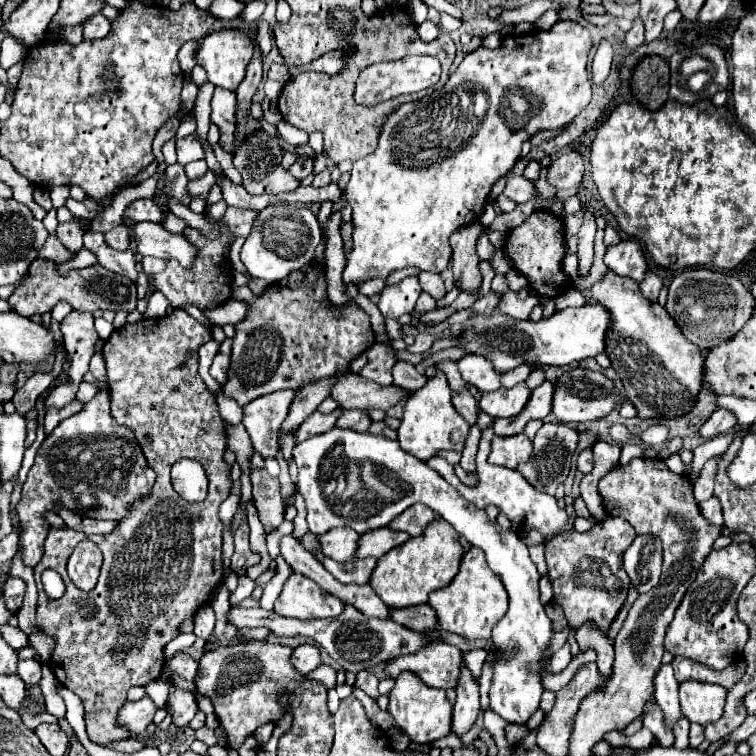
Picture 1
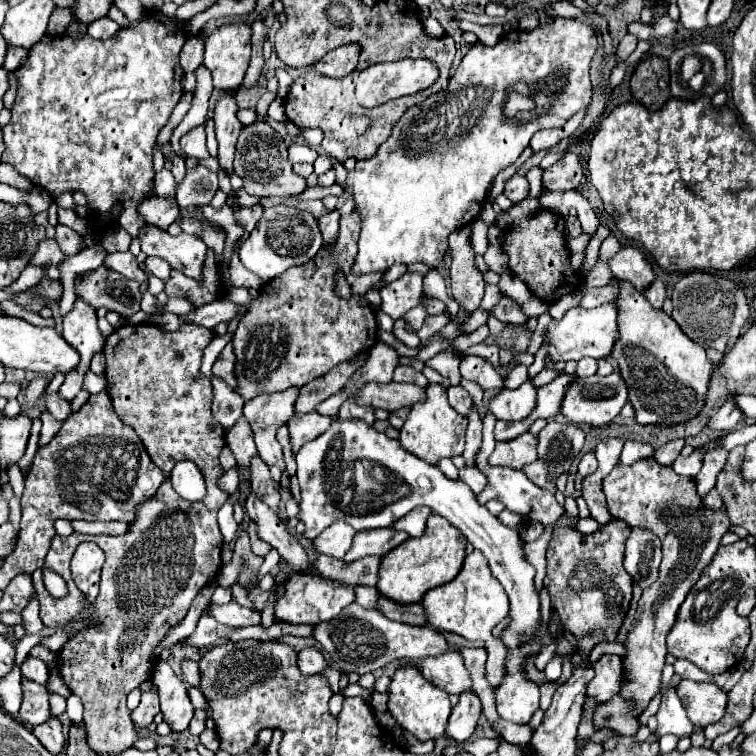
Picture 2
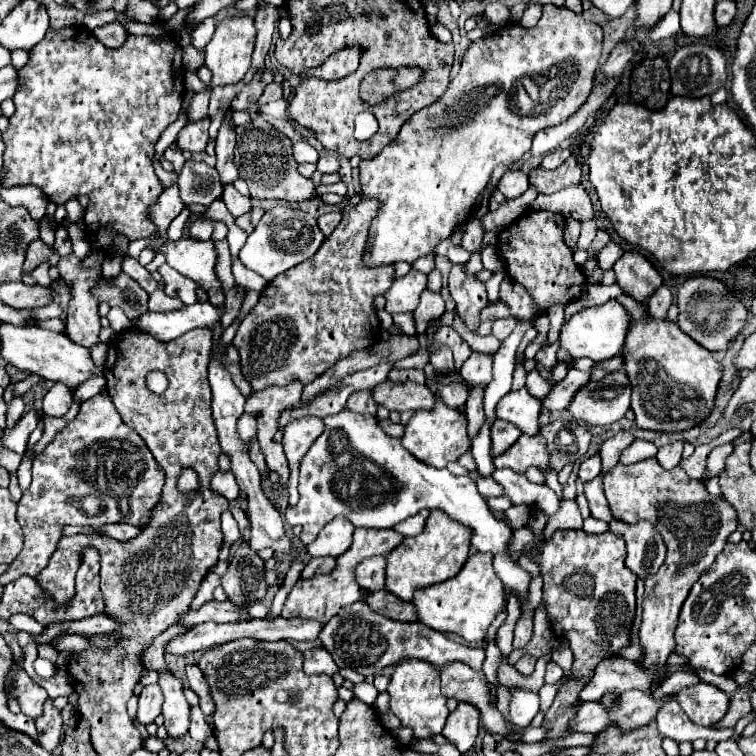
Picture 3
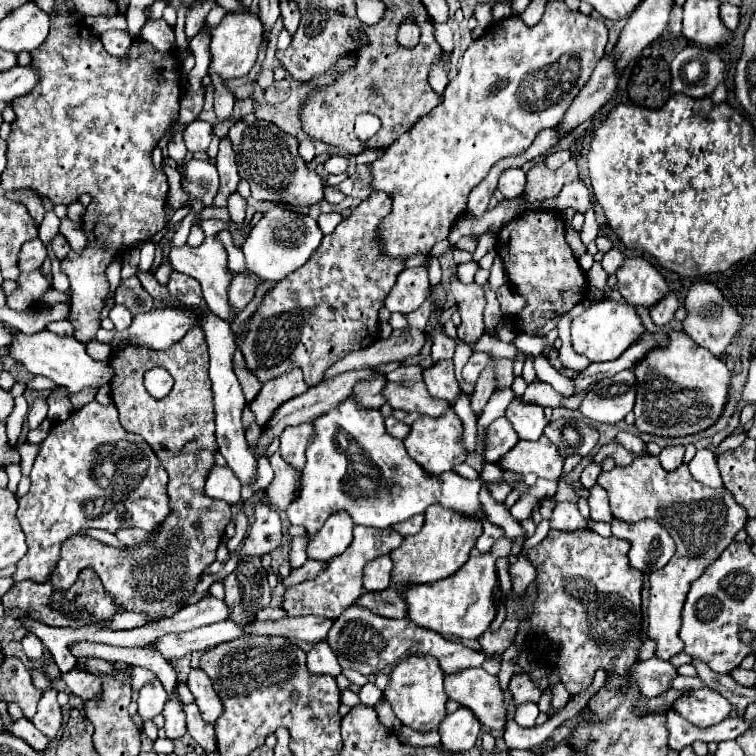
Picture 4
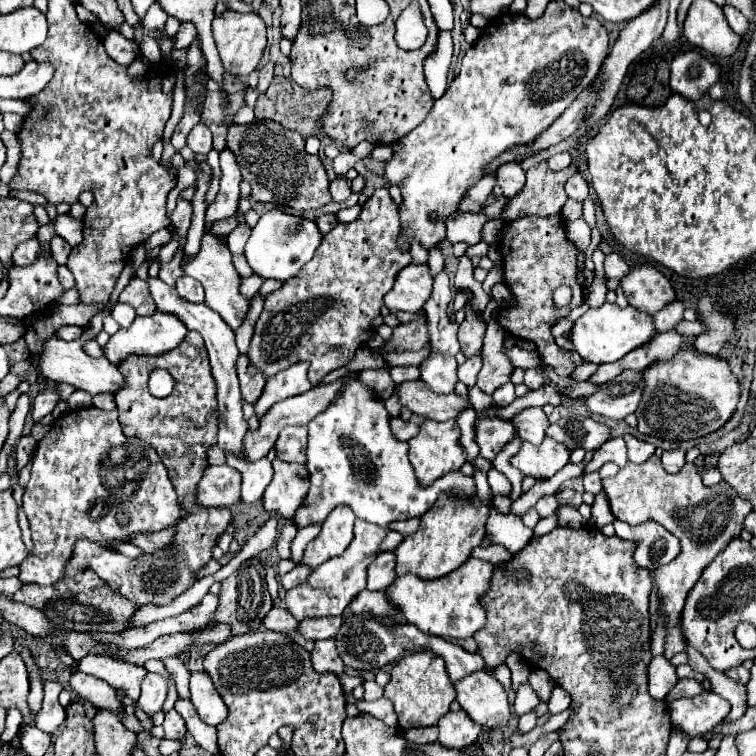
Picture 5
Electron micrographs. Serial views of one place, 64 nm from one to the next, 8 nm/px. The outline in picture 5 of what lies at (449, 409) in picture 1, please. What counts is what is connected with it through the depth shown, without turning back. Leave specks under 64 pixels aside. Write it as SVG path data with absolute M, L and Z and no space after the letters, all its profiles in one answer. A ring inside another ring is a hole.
M424 420L420 424L420 432L412 440L408 440L408 446L410 446L410 462L422 486L432 484L436 478L452 470L460 470L460 466L466 462L466 450L460 446L458 440L460 440L460 428L456 420L444 420L444 422Z

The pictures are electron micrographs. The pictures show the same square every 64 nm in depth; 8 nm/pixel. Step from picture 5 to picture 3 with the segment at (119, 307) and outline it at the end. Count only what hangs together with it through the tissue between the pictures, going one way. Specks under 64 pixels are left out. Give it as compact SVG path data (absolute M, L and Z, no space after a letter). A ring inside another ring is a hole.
M110 308L110 312L108 312L108 320L114 332L120 332L120 330L130 328L130 320L124 316L124 312L122 312L120 308Z

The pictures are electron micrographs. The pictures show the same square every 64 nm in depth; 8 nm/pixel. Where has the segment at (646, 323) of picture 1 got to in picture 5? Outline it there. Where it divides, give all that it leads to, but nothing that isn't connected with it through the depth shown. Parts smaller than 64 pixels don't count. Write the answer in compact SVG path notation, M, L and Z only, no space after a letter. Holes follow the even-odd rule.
M684 346L672 360L658 360L644 372L644 396L640 398L640 408L634 412L638 418L638 430L648 436L660 436L664 440L692 440L708 432L718 430L736 410L740 386L732 374L728 362L718 356L704 356L696 352L694 346Z

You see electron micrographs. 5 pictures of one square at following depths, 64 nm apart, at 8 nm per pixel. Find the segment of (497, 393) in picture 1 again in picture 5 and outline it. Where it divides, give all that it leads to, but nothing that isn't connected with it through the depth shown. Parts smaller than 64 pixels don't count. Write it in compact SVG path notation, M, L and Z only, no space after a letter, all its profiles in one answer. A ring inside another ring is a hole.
M524 408L518 414L514 414L512 424L518 432L518 436L530 444L540 444L546 428L550 426L546 414L542 408Z

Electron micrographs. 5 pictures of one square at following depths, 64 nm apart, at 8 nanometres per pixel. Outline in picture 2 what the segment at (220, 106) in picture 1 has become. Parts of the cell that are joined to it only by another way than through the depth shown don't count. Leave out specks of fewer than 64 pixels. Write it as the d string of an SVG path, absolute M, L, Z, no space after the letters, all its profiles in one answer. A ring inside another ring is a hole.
M224 94L218 98L214 106L214 122L216 122L216 138L218 138L218 160L220 166L230 174L232 172L232 160L234 160L234 148L238 134L242 130L242 124L236 118L238 106L234 94Z

